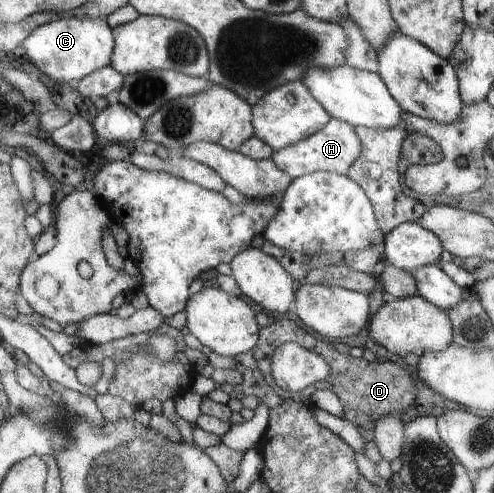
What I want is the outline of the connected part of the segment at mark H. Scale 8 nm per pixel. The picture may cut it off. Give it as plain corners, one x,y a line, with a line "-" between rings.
331,118
325,124
325,128
297,143
278,149
270,159
292,180
319,170
346,175
350,165
353,164
354,160
357,160
360,153
361,139
358,138
354,127
340,119

